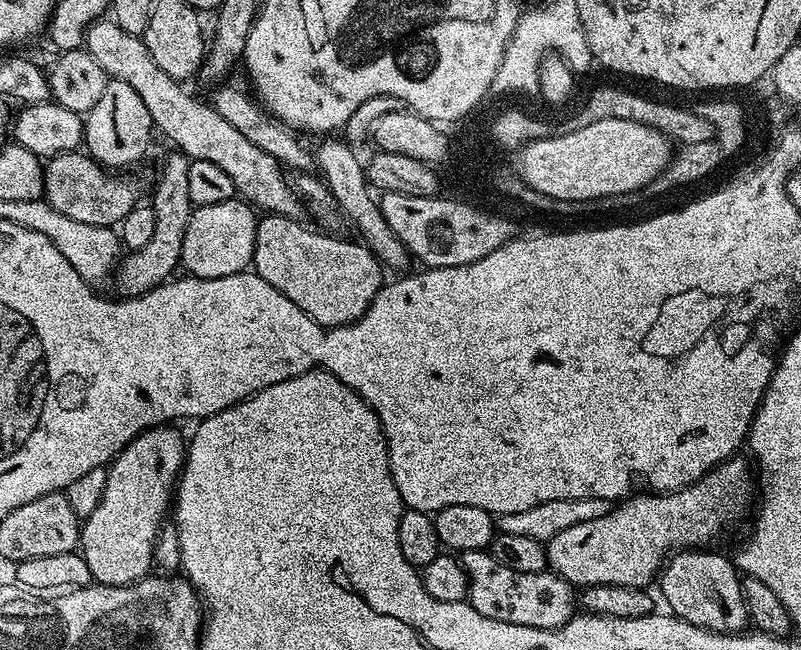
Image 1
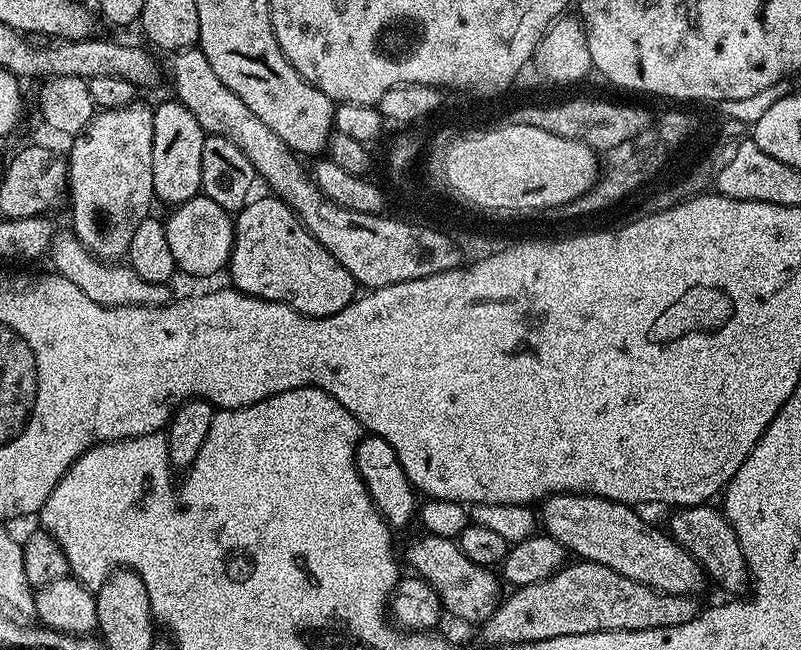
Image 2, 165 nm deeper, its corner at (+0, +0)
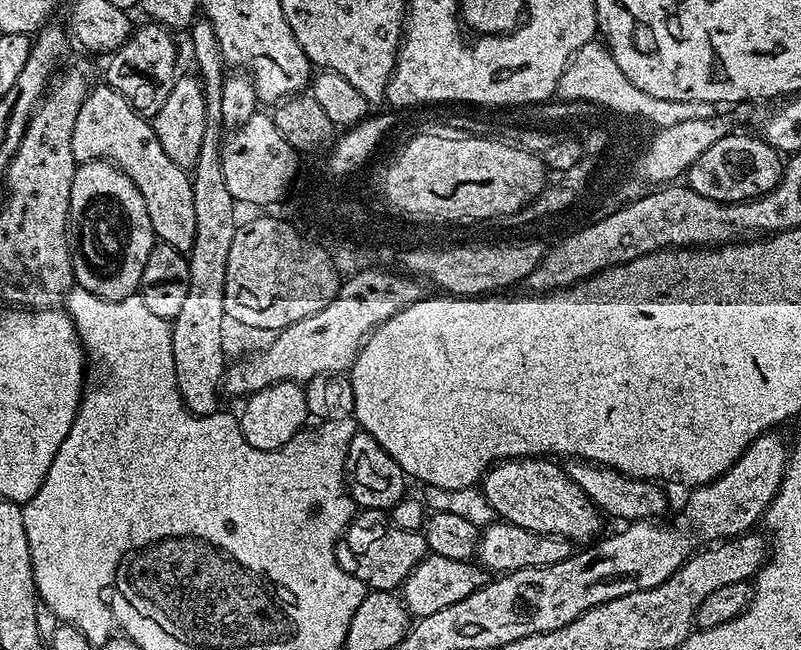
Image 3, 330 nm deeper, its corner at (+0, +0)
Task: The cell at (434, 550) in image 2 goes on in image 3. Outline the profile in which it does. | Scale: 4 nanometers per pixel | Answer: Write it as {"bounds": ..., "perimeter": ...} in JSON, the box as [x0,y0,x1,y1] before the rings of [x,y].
{"bounds":[338,509,429,592],"perimeter":[[[378,509],[357,511],[344,530],[338,559],[346,572],[357,576],[369,589],[392,592],[399,589],[410,572],[429,555],[428,543],[424,541],[423,531],[411,532],[395,526],[383,528],[380,518],[382,512]]]}

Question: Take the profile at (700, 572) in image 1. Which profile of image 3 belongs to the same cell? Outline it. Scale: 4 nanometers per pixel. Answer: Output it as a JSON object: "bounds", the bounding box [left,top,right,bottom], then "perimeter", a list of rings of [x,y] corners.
{"bounds":[482,458,602,542],"perimeter":[[[552,458],[501,460],[484,475],[482,491],[495,515],[505,524],[522,526],[531,532],[560,536],[564,540],[592,542],[601,535],[602,513]]]}

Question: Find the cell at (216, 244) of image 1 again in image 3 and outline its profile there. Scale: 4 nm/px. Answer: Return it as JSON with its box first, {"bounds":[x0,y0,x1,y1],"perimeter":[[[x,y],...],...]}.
{"bounds":[70,82,194,253],"perimeter":[[[103,82],[97,84],[97,88],[95,85],[82,102],[82,110],[78,110],[78,118],[74,121],[74,138],[70,138],[72,156],[77,165],[89,164],[92,160],[107,160],[115,168],[121,168],[130,182],[138,186],[146,202],[146,214],[150,214],[155,239],[187,253],[194,242],[191,175],[170,162],[151,123],[139,116],[130,102],[118,94],[118,90]]]}

